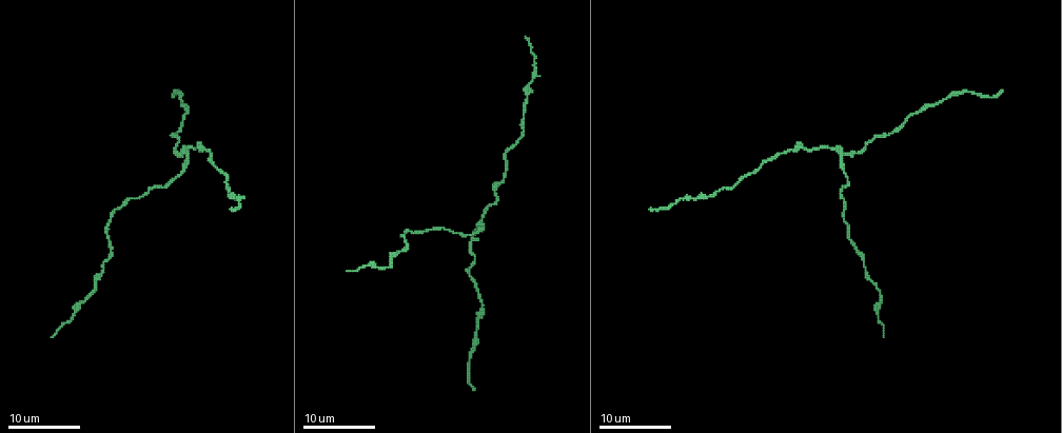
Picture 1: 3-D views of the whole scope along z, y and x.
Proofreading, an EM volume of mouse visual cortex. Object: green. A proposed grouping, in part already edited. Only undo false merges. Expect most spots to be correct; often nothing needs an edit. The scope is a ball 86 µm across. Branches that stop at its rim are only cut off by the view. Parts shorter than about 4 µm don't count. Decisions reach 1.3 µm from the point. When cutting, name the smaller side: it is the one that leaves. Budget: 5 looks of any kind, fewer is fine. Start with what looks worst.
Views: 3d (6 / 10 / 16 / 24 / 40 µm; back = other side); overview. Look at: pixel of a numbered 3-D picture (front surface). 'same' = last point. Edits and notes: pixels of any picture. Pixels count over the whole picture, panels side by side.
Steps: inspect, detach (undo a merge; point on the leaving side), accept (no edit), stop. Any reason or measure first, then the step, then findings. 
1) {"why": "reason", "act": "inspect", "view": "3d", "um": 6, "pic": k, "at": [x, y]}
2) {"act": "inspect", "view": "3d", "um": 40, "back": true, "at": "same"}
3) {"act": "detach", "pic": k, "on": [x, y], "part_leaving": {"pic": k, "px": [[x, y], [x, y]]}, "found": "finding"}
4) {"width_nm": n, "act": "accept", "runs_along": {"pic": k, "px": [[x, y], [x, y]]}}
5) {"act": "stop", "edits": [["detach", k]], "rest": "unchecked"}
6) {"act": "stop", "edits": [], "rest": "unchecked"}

{"why": "arms part here", "act": "inspect", "view": "3d", "um": 16, "pic": 1, "at": [180, 153]}

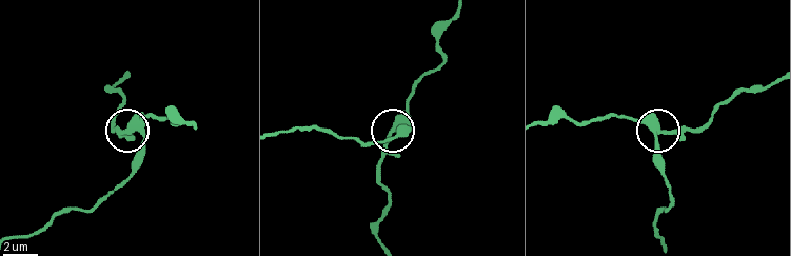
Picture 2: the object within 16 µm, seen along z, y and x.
{"act": "inspect", "view": "3d", "um": 16, "back": true, "pic": 2, "at": [130, 130]}

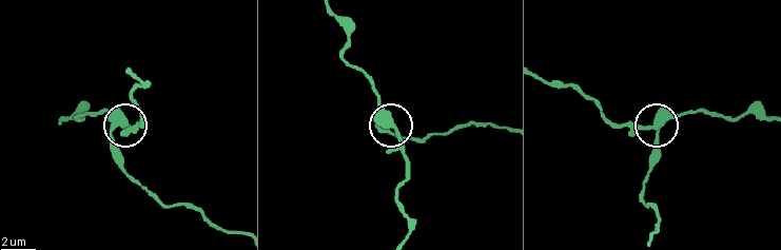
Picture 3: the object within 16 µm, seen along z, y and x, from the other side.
{"act": "accept", "found": "one neuron here"}

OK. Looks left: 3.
{"why": "calibre changes", "act": "inspect", "view": "3d", "um": 6, "pic": 1, "at": [529, 81]}

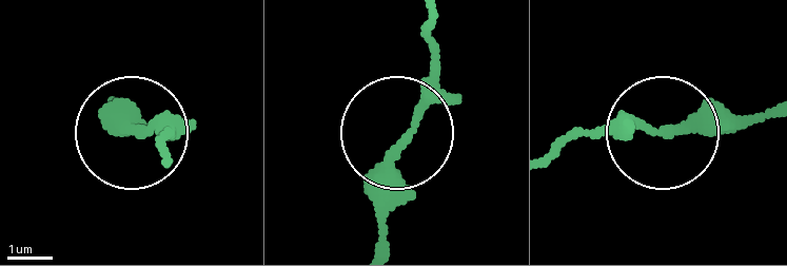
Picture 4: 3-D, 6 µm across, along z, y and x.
{"act": "accept", "runs_along": {"pic": 4, "px": [[775, 103], [742, 118], [553, 141]]}, "found": "continuous, no second neuron"}

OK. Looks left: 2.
{"why": "thick turns thin", "act": "inspect", "view": "3d", "um": 16, "pic": 1, "at": [472, 348]}

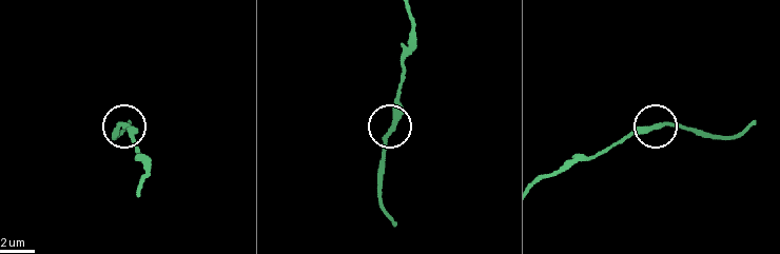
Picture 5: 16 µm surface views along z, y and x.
{"act": "accept", "runs_along": {"pic": 5, "px": [[542, 179], [597, 156], [631, 135], [661, 124], [702, 130]]}, "found": "one neuron here"}

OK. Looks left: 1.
{"act": "stop", "edits": [], "rest": "unchecked"}

